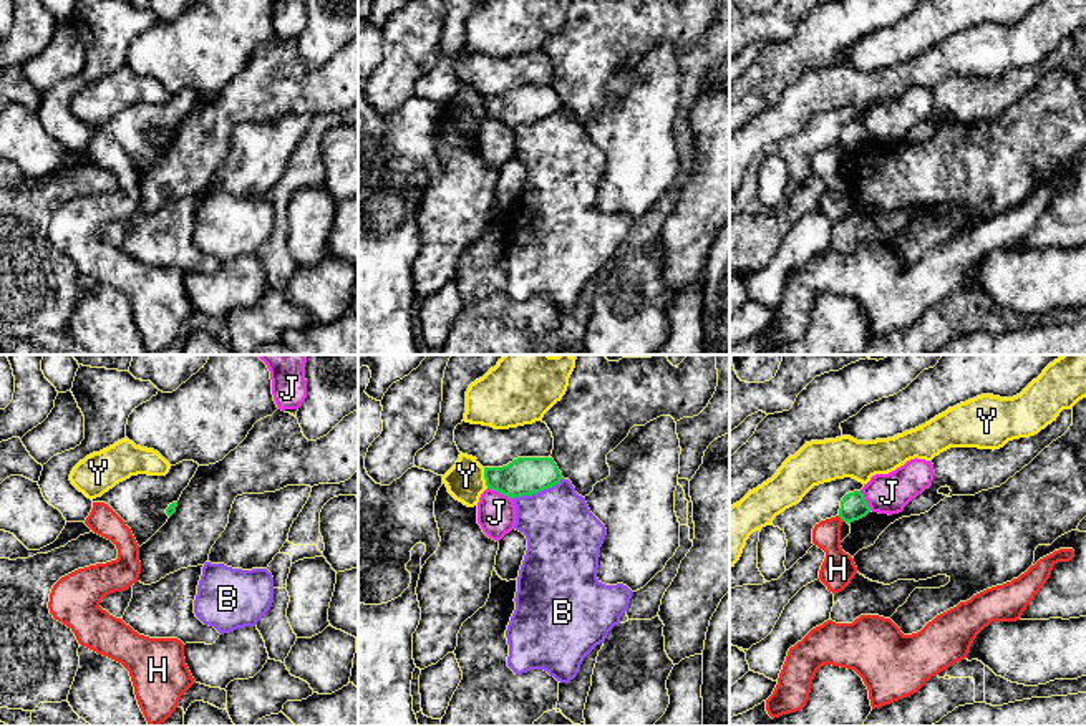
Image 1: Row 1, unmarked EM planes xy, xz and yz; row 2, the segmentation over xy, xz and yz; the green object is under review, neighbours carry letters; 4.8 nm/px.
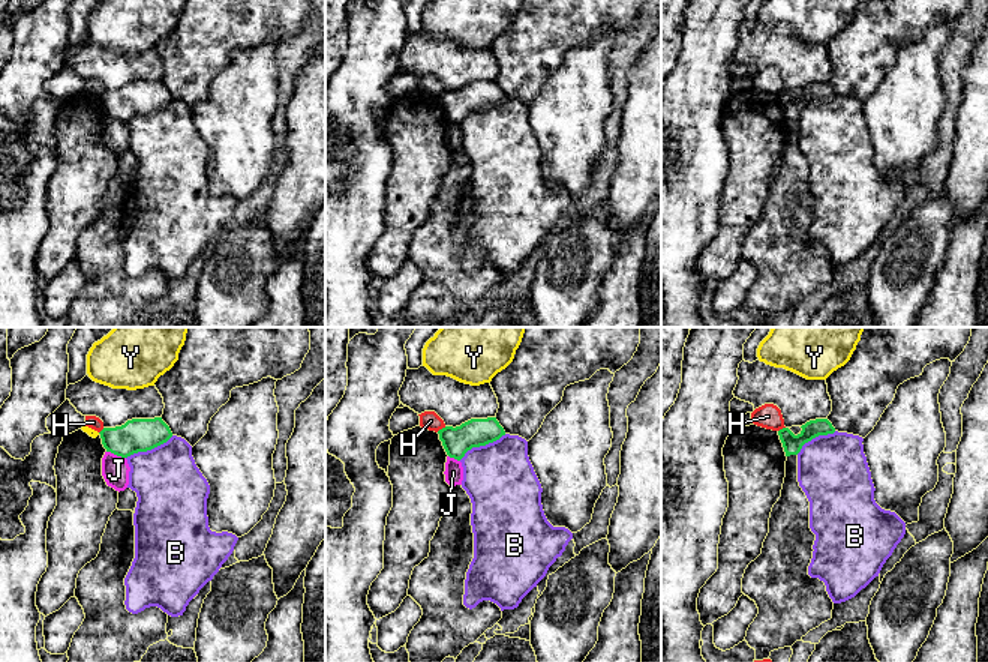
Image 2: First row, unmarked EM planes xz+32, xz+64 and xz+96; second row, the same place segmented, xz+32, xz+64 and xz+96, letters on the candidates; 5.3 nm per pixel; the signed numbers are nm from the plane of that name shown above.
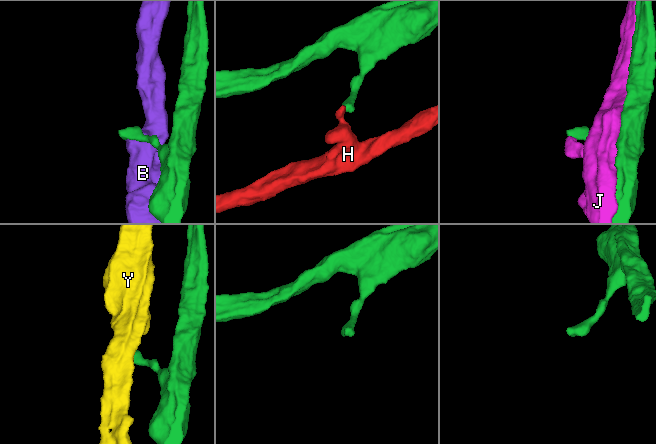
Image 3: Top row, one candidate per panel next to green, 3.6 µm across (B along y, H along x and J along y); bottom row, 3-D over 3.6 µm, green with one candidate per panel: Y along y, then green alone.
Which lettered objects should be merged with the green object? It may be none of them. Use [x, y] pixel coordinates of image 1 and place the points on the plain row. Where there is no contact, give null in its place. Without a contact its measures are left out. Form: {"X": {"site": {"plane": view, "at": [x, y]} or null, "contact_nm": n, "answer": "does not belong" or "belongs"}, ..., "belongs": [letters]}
{"B": {"site": {"plane": "xz", "at": [538, 120]}, "contact_nm": 260, "answer": "does not belong"}, "H": {"site": {"plane": "yz", "at": [841, 146]}, "contact_nm": 50, "answer": "does not belong"}, "J": {"site": {"plane": "xz", "at": [499, 120]}, "contact_nm": 130, "answer": "does not belong"}, "Y": {"site": {"plane": "xz", "at": [484, 106]}, "contact_nm": 110, "answer": "does not belong"}, "belongs": []}

